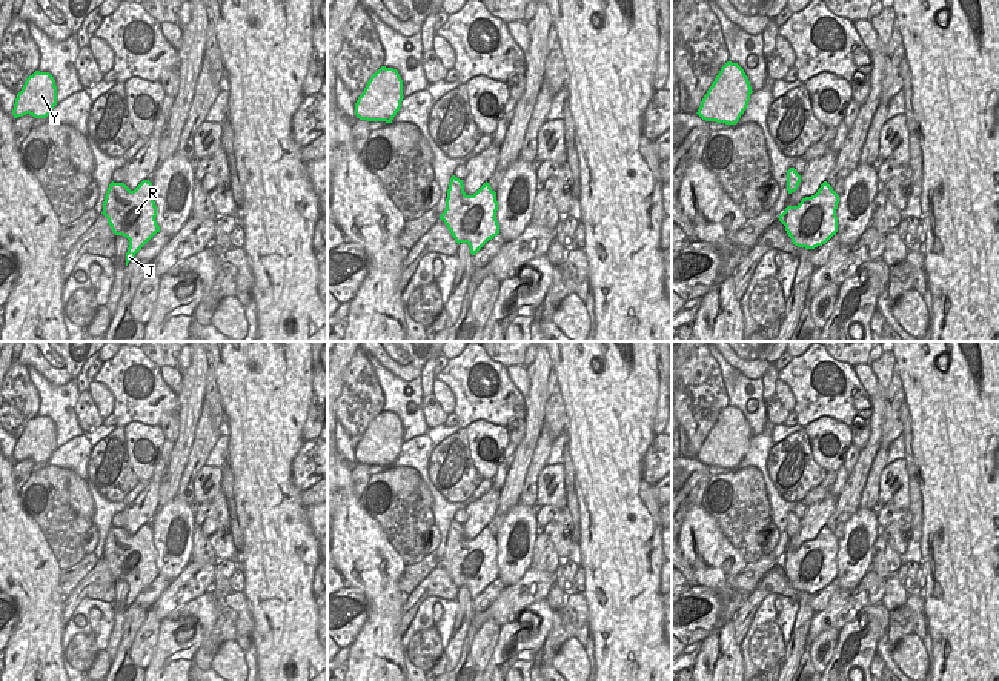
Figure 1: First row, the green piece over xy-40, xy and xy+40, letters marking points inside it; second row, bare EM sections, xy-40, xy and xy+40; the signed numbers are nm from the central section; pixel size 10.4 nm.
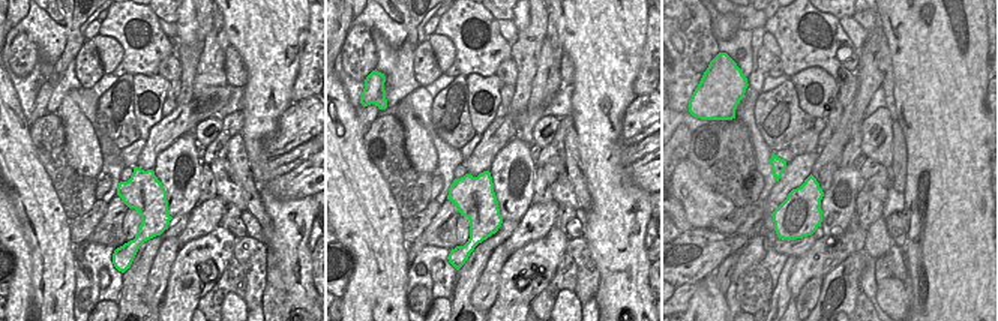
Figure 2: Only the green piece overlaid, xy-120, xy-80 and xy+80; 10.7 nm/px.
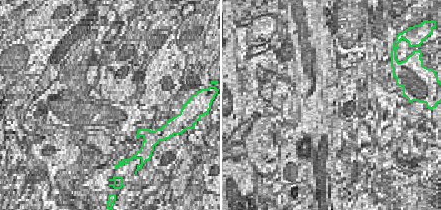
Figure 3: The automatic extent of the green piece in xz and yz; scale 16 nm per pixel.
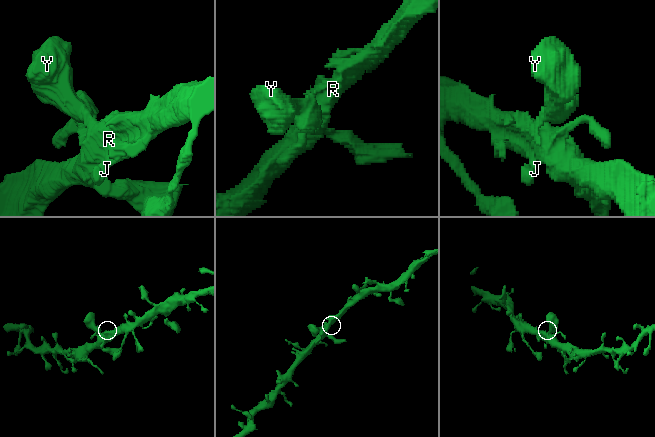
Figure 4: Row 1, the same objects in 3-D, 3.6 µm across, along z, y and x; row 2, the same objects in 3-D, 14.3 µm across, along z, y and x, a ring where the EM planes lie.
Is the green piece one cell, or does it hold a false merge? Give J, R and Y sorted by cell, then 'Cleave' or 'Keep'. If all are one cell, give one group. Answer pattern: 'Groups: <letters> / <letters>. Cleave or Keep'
Groups: J R Y. Keep

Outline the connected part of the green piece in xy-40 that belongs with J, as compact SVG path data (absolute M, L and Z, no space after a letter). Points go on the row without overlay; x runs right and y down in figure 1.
M143 524L134 535L124 527L112 526L106 535L101 558L108 563L115 580L123 580L129 584L126 610L160 576L155 564L154 530L149 524Z

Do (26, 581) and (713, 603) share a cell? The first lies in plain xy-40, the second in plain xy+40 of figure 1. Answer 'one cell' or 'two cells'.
two cells

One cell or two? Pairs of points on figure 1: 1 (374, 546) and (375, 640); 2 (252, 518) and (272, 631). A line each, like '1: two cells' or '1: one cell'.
1: one cell
2: one cell

